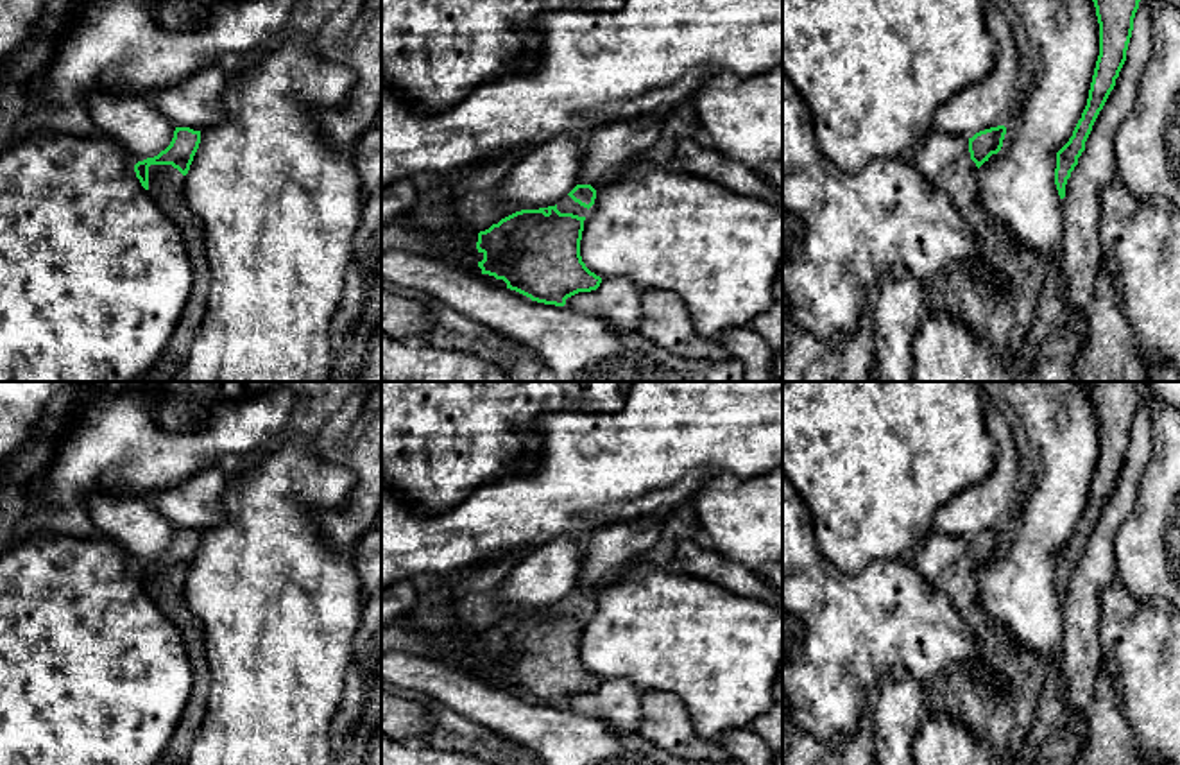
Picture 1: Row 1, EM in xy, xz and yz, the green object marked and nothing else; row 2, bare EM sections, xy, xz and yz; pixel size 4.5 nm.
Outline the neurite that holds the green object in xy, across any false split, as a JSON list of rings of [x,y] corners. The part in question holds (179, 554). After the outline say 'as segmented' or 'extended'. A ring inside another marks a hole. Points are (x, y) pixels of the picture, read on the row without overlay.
[[[175,529],[170,546],[154,559],[134,566],[136,579],[156,607],[181,631],[192,665],[193,684],[184,711],[156,765],[183,765],[206,717],[211,674],[206,659],[202,623],[184,600],[184,577],[201,545],[201,532]]]; extended

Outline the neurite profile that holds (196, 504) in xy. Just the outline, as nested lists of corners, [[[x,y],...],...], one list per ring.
[[[211,466],[174,487],[149,494],[149,500],[174,529],[202,532],[224,520],[222,500],[227,484],[222,469]]]

